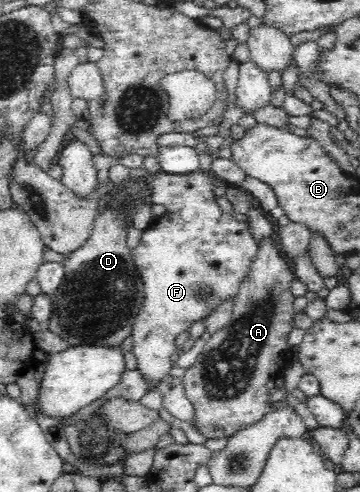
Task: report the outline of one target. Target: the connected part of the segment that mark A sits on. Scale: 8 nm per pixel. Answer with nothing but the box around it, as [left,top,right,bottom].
[182,233,297,439]

